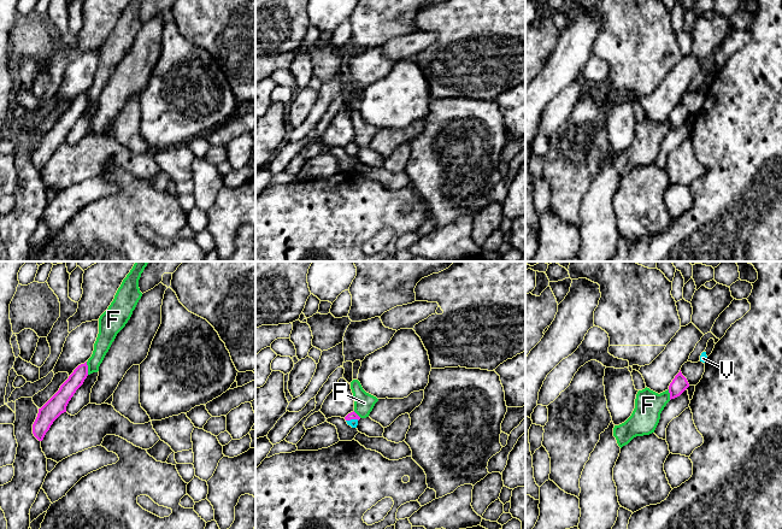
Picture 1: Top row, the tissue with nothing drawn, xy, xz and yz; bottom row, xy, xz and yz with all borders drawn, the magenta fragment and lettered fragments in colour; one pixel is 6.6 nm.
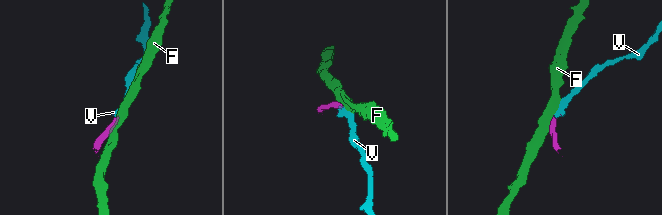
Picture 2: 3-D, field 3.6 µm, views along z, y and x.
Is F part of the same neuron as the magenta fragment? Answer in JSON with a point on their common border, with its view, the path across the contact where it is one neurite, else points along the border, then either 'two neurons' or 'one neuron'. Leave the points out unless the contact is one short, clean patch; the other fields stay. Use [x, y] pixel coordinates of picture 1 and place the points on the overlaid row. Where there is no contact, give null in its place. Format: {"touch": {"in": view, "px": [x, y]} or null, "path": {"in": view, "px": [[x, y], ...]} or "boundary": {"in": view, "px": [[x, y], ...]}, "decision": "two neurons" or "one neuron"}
{"touch": {"in": "xy", "px": [87, 368]}, "boundary": {"in": "xy", "px": [[86, 362], [88, 374]]}, "decision": "two neurons"}

